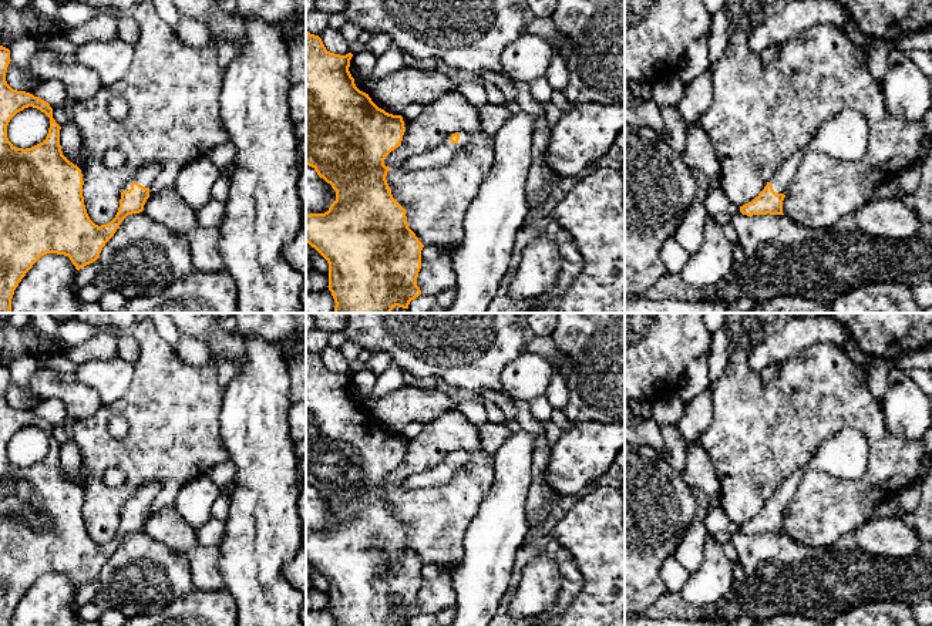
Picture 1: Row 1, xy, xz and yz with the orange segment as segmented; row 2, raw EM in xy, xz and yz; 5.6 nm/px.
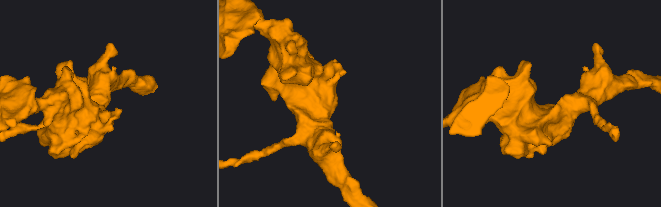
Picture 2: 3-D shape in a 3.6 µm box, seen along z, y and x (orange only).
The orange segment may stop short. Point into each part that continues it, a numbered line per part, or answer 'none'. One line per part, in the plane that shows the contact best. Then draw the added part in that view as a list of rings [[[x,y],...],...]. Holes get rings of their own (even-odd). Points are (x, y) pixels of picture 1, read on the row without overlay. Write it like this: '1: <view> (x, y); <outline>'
1: xy (145, 494); [[[149,482],[138,488],[138,491],[125,502],[122,509],[129,509],[132,501],[138,501],[144,506],[151,506],[155,495],[161,489],[158,482]]]

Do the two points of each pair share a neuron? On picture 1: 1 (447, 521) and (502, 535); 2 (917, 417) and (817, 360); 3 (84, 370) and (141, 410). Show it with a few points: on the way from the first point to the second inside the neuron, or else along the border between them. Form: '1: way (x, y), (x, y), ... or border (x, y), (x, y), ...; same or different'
1: border (484, 497), (467, 528), (464, 555), (460, 559); different
2: border (880, 403), (885, 426), (894, 434); different
3: border (134, 364), (130, 387), (117, 400), (104, 406); different

